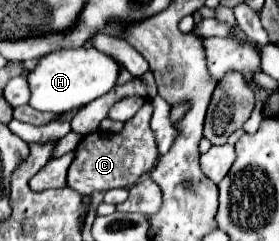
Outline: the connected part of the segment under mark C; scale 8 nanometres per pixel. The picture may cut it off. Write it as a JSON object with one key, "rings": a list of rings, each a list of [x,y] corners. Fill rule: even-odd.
{"rings":[[[147,102],[135,118],[125,122],[123,132],[91,132],[83,136],[75,148],[75,158],[69,166],[67,186],[77,190],[79,194],[93,194],[95,190],[111,190],[111,188],[131,188],[143,174],[147,174],[157,162],[157,146],[155,134],[149,128],[151,120],[151,102]]]}

